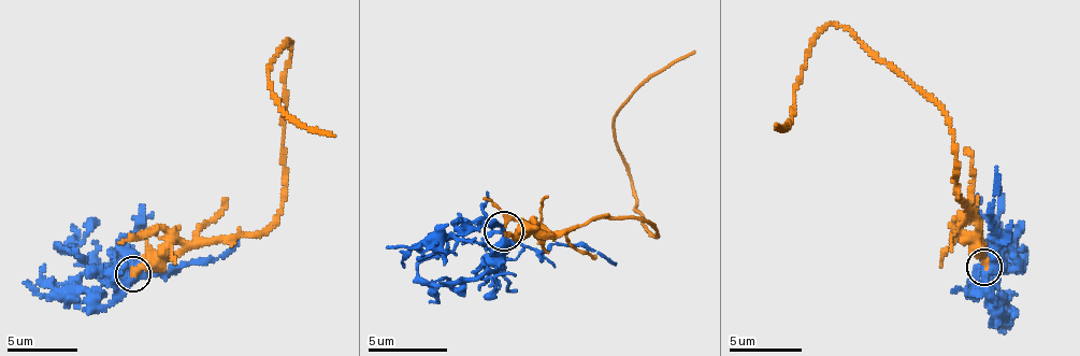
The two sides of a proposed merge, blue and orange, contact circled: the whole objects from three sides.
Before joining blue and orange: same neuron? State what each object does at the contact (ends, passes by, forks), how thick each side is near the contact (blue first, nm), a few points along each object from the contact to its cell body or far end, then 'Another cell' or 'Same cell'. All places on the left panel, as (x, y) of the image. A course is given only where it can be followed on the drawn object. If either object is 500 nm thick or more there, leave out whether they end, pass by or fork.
At the ring blue forks. At the ring orange ends. Thickness 240 nm (blue) against 240 nm. Course of blue: (132, 274), (129, 265), (111, 262), (103, 272), (78, 261), (59, 246), (83, 258), (70, 245). Course of orange: (131, 275), (225, 237), (260, 235), (274, 222), (292, 43), (268, 69), (269, 88), (283, 111), (334, 136). Same cell

